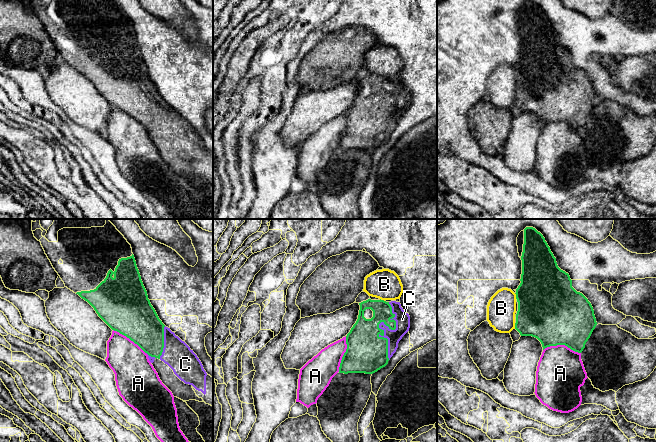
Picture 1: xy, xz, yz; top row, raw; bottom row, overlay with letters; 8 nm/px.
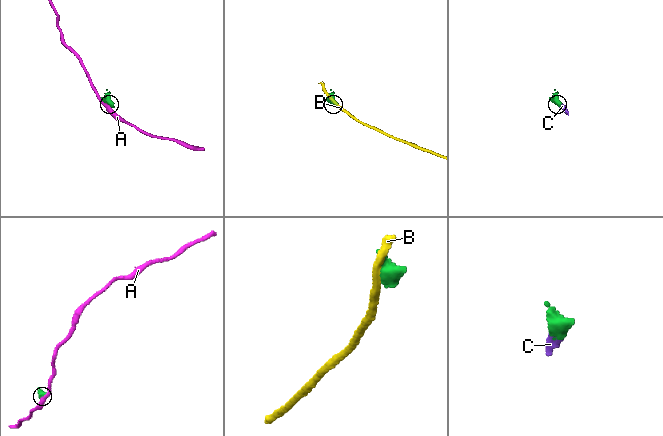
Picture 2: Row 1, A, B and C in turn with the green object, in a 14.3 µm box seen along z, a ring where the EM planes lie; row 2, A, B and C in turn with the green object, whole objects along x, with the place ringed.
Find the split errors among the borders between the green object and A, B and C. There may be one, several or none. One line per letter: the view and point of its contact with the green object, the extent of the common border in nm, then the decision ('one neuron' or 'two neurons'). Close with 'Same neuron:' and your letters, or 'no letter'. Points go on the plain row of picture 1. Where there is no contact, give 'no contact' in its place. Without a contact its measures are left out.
A: meets green in yz at (562, 120); contact 300 nm long; two neurons
B: meets green in yz at (516, 72); contact 50 nm long; two neurons
C: meets green in xz at (382, 97); contact 460 nm long; one neuron
Same neuron: C

